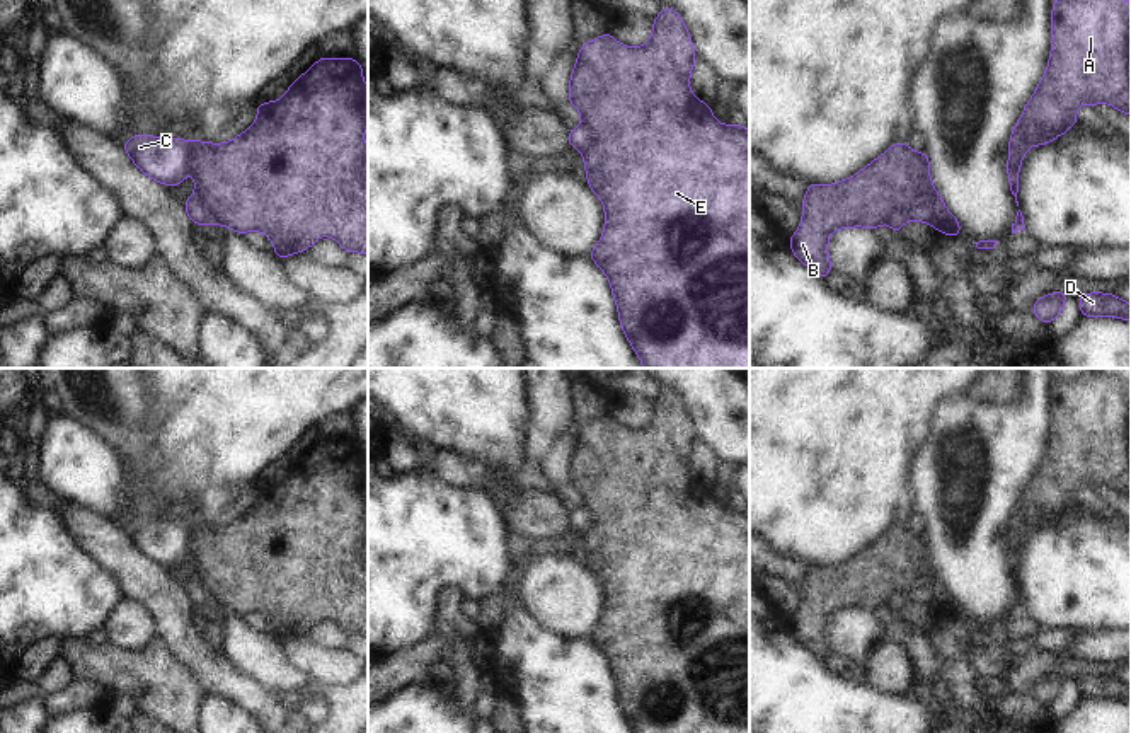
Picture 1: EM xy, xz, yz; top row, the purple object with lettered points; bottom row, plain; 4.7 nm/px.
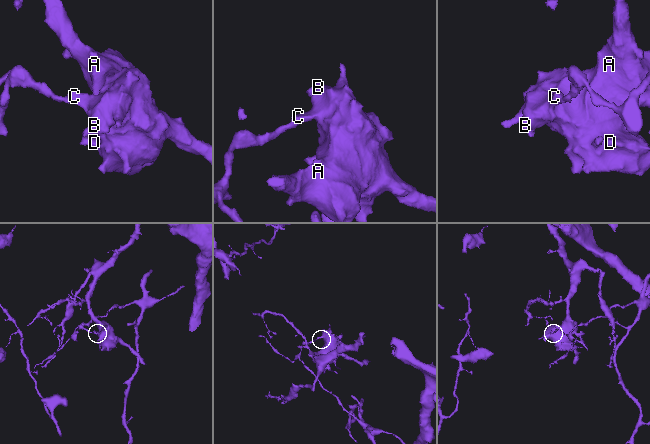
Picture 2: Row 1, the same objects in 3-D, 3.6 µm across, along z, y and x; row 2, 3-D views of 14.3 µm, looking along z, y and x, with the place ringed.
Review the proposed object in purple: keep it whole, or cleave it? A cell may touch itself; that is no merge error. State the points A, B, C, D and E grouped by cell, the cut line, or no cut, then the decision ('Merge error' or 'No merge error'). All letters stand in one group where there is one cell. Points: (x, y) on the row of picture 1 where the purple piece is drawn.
Groups: A B D E / C. Split along xy (195, 193), (218, 224). Merge error

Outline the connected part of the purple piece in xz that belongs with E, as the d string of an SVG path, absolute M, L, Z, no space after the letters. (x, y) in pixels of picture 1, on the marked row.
M671 7L661 9L657 17L652 20L651 38L640 48L620 44L610 32L605 32L600 38L593 38L586 44L581 44L574 70L569 78L569 104L581 113L581 126L584 126L593 136L581 150L581 157L584 159L584 170L588 179L586 184L601 199L605 208L605 228L601 232L600 242L591 249L589 259L598 264L603 274L608 278L615 305L618 309L618 322L644 368L749 368L749 130L739 123L721 124L714 118L710 104L702 102L692 94L690 77L695 61L697 53L693 49L686 24Z

